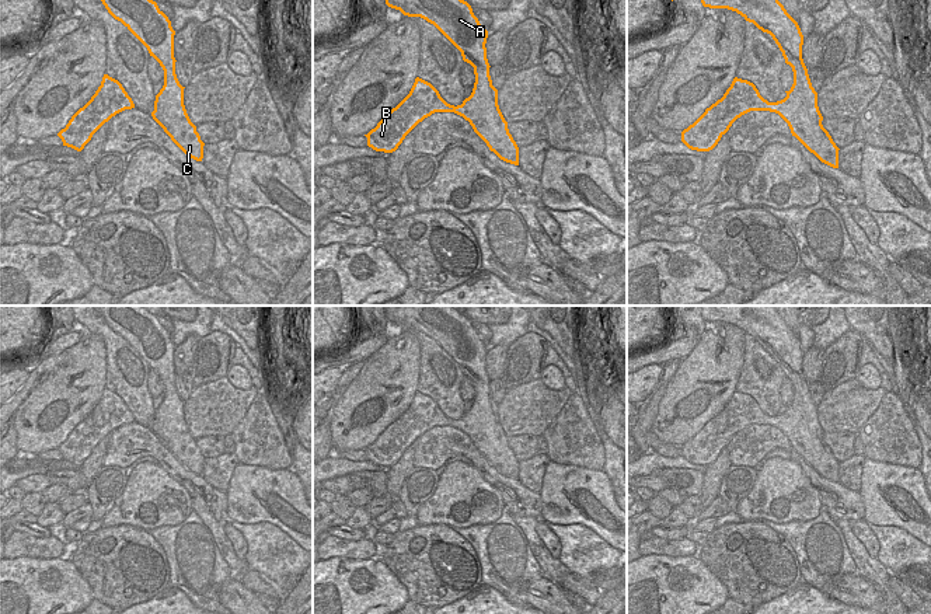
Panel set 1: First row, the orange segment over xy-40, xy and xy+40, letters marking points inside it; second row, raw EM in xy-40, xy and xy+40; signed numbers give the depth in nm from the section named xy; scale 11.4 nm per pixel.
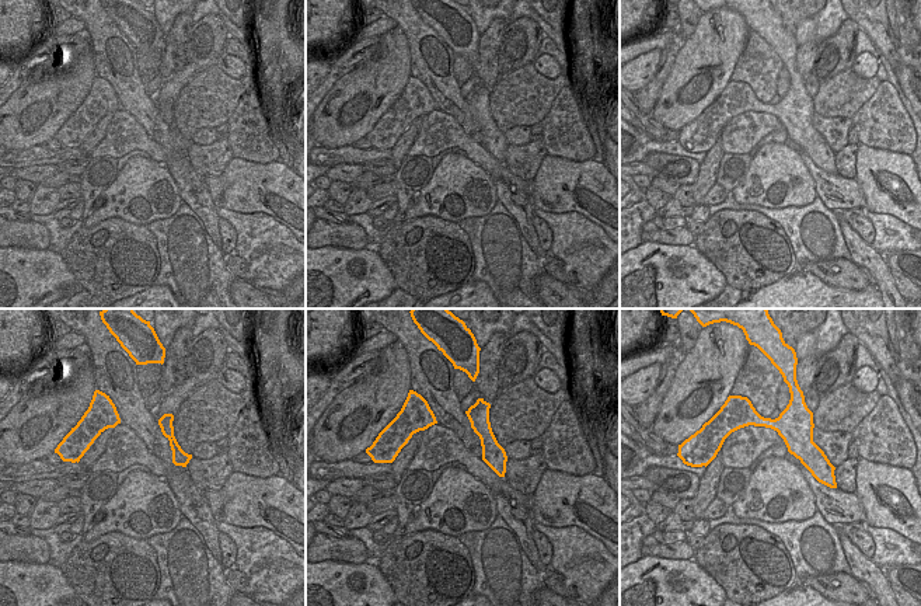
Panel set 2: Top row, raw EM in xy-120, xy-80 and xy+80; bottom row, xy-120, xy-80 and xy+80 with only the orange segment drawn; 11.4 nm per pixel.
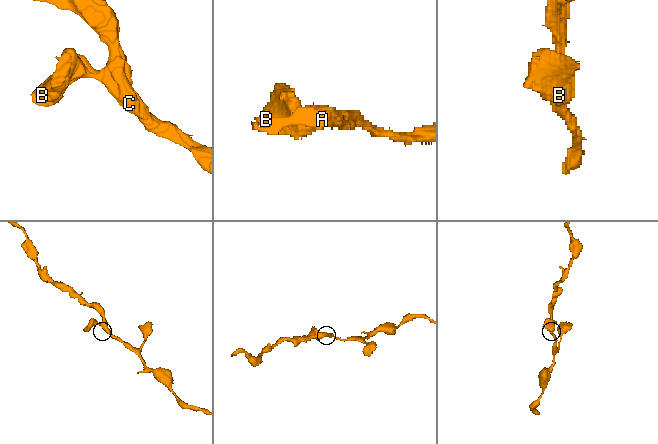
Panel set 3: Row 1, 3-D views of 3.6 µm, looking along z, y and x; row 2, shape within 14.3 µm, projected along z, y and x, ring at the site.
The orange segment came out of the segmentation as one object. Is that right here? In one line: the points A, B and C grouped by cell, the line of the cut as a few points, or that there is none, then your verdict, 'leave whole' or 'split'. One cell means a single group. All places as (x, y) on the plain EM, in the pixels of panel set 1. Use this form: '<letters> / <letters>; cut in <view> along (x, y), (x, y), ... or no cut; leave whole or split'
A B C; no cut; leave whole

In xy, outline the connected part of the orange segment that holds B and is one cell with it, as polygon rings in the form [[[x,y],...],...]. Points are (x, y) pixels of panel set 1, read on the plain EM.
[[[383,306],[386,318],[408,331],[433,338],[474,381],[473,407],[461,419],[447,418],[428,395],[416,391],[409,408],[393,422],[367,449],[367,460],[393,467],[405,450],[435,426],[454,426],[470,436],[474,446],[501,474],[519,479],[519,461],[508,443],[492,400],[487,373],[488,345],[474,329],[471,320],[454,306]]]

